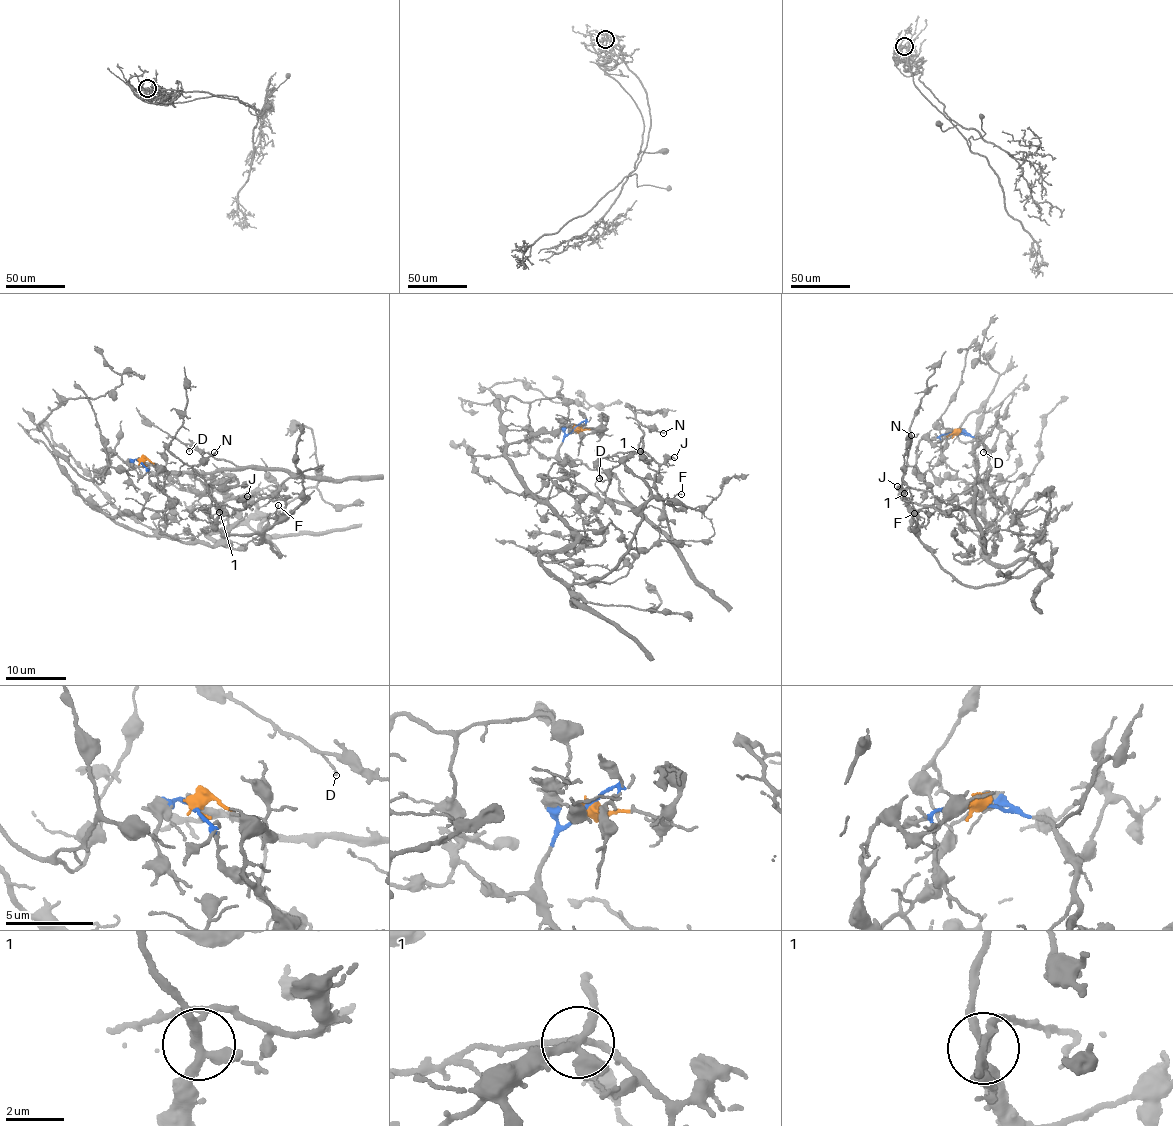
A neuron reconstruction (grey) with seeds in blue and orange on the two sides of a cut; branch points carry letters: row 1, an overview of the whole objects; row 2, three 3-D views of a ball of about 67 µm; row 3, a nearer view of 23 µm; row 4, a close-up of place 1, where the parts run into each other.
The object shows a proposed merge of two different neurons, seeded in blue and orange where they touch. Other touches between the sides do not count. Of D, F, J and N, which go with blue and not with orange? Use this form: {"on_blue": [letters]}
{"on_blue": ["D", "F", "J"]}

